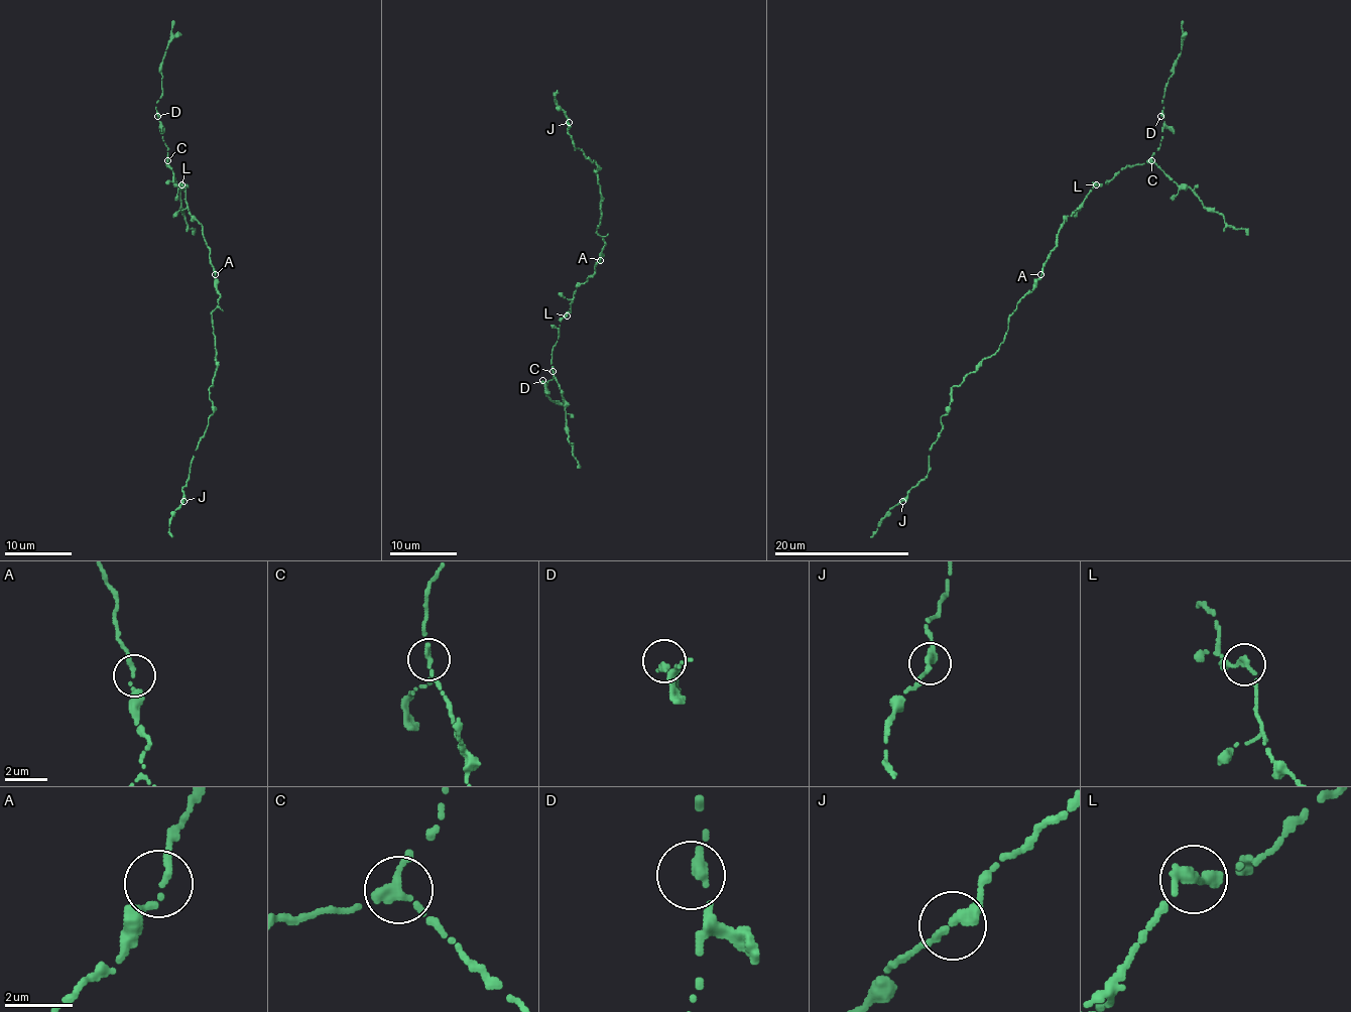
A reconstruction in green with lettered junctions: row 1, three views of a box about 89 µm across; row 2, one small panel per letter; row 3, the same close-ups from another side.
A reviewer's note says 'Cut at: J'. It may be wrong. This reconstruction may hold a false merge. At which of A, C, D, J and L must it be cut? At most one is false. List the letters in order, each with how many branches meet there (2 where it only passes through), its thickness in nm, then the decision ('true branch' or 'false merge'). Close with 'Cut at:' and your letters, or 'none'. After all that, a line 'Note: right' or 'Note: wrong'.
A: 2 | 190 nm | true branch
C: 2 | 280 nm | false merge
D: 2 | 240 nm | true branch
J: 2 | 280 nm | true branch
L: 2 | 260 nm | true branch
Cut at: C
Note: wrong

